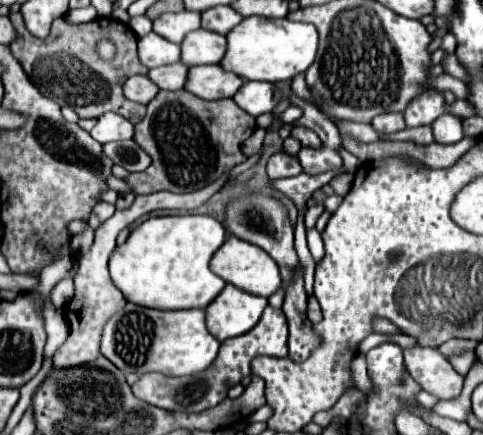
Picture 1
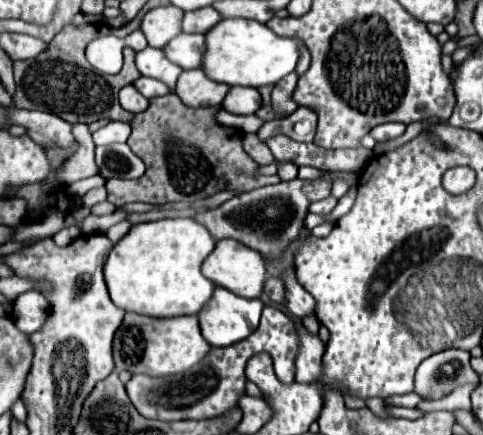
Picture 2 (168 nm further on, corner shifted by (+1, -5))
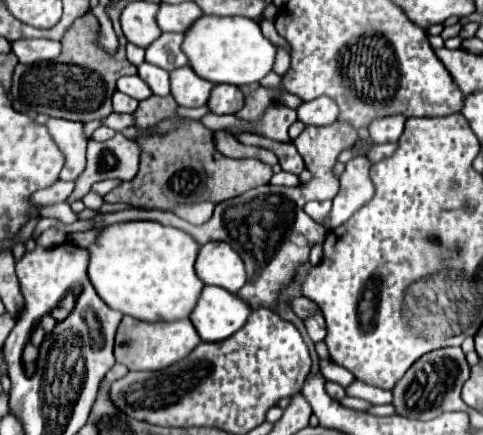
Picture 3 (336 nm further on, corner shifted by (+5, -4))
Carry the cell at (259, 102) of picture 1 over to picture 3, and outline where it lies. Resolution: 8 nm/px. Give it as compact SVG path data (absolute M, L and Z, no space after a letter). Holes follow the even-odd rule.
M216 84L206 102L214 114L236 114L244 106L244 94L230 84Z

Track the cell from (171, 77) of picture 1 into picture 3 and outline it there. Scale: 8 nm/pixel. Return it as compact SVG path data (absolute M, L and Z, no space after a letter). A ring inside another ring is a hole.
M122 76L118 82L116 82L116 88L124 94L128 94L130 98L136 98L136 100L146 100L152 96L150 88L146 86L146 82L142 82L142 78L138 76Z

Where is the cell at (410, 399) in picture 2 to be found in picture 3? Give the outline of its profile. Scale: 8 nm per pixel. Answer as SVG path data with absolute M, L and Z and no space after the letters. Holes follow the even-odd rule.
M354 380L348 388L346 388L346 396L354 396L354 398L362 398L370 404L390 404L390 398L392 398L392 392L388 390L382 390L382 388L376 388L376 386L370 386L370 384L364 384L360 380Z

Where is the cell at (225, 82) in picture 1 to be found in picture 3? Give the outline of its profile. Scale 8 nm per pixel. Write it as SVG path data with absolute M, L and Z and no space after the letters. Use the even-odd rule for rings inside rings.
M190 66L172 70L170 86L172 86L172 96L178 102L178 106L186 106L186 108L204 106L210 96L210 90L214 88L212 82L196 76Z

